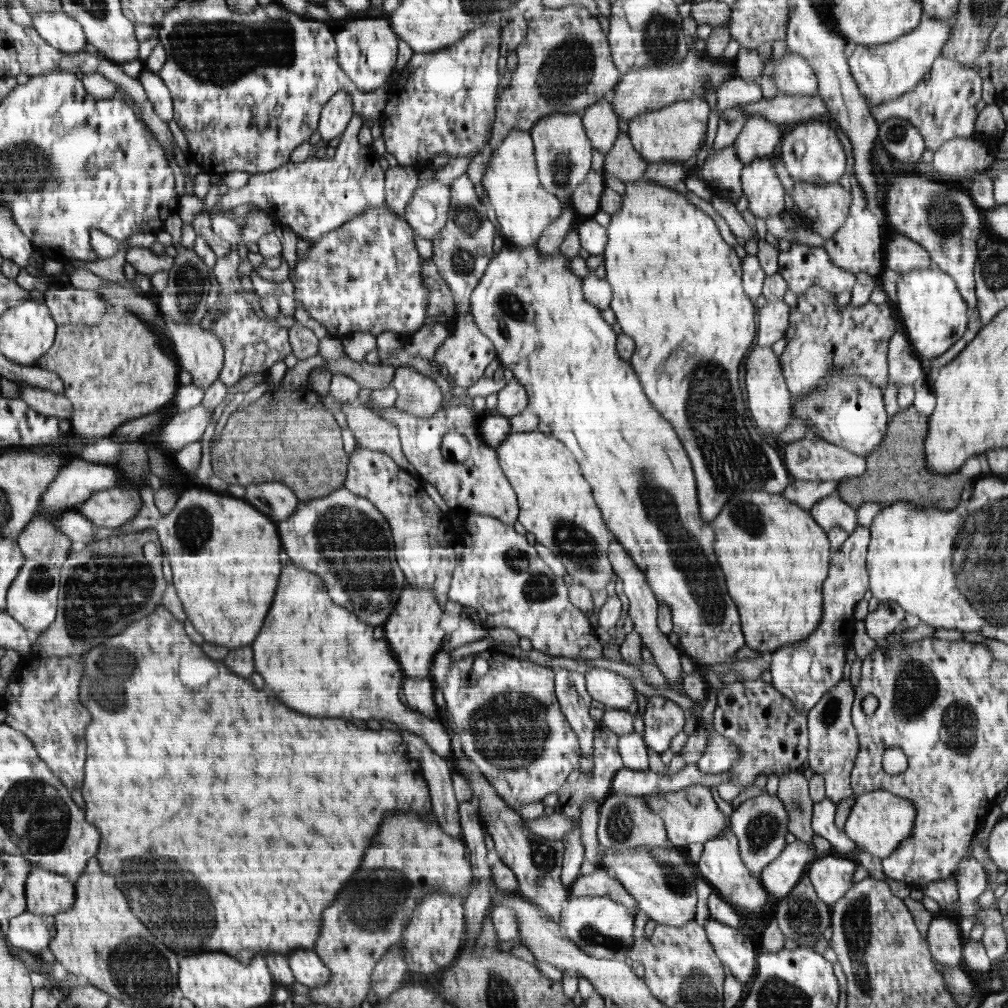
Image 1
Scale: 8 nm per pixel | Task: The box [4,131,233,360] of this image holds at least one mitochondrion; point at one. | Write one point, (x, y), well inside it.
(191, 281)

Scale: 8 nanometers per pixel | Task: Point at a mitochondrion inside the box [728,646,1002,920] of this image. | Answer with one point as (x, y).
(914, 688)

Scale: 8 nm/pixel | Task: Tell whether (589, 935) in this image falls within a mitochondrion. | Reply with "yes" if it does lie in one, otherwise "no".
yes

